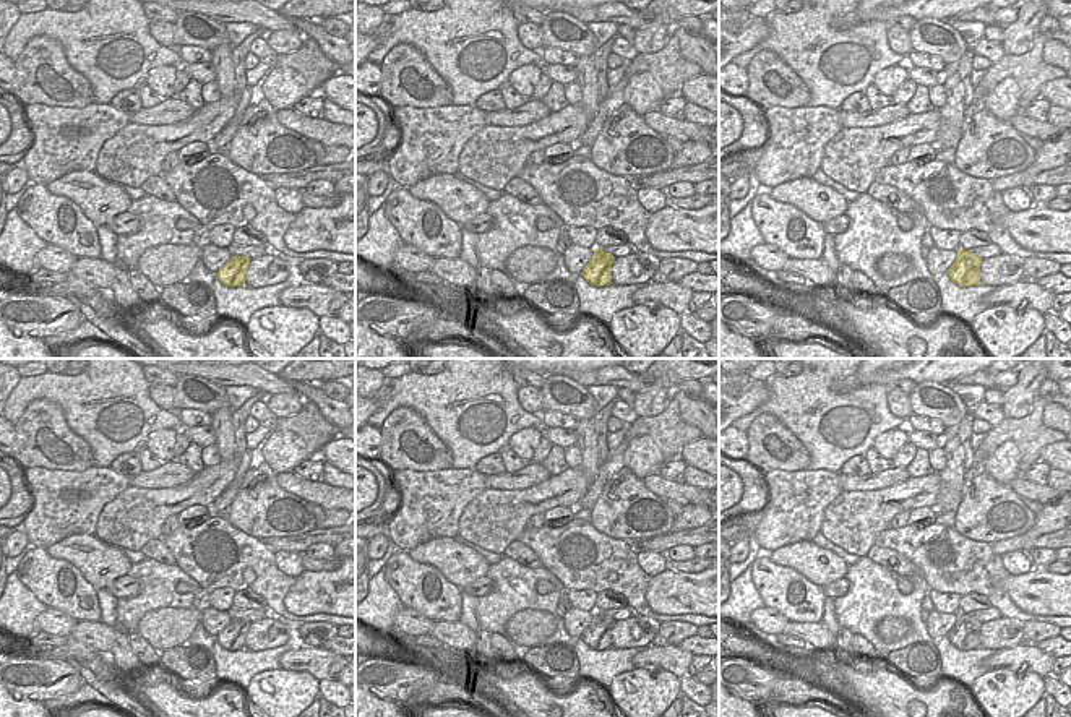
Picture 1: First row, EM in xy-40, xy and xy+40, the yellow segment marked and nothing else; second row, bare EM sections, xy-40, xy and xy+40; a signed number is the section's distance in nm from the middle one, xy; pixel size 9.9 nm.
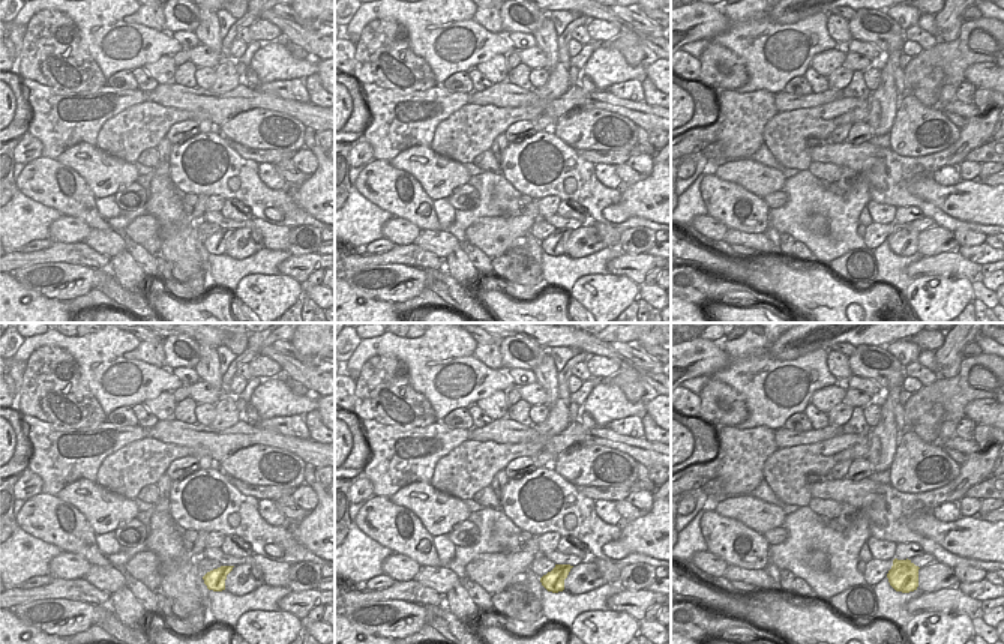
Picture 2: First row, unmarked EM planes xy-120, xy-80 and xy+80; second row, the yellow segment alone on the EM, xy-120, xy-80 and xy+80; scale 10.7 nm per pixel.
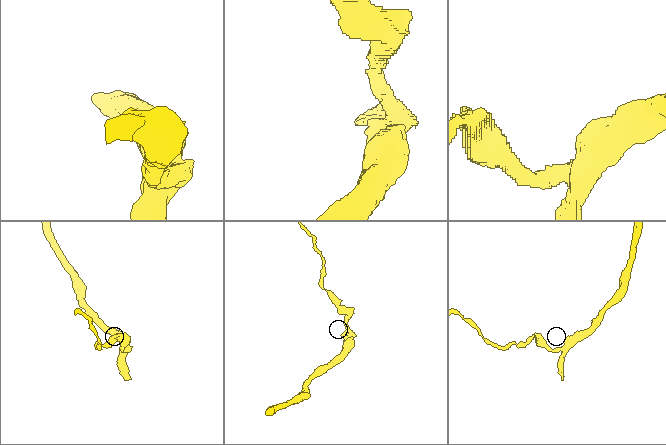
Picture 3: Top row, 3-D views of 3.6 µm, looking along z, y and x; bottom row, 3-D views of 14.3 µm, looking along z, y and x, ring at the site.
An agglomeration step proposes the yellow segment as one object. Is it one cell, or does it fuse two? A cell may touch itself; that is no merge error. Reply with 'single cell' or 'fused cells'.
fused cells

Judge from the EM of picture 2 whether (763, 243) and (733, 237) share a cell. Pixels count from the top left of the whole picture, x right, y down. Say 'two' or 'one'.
one

